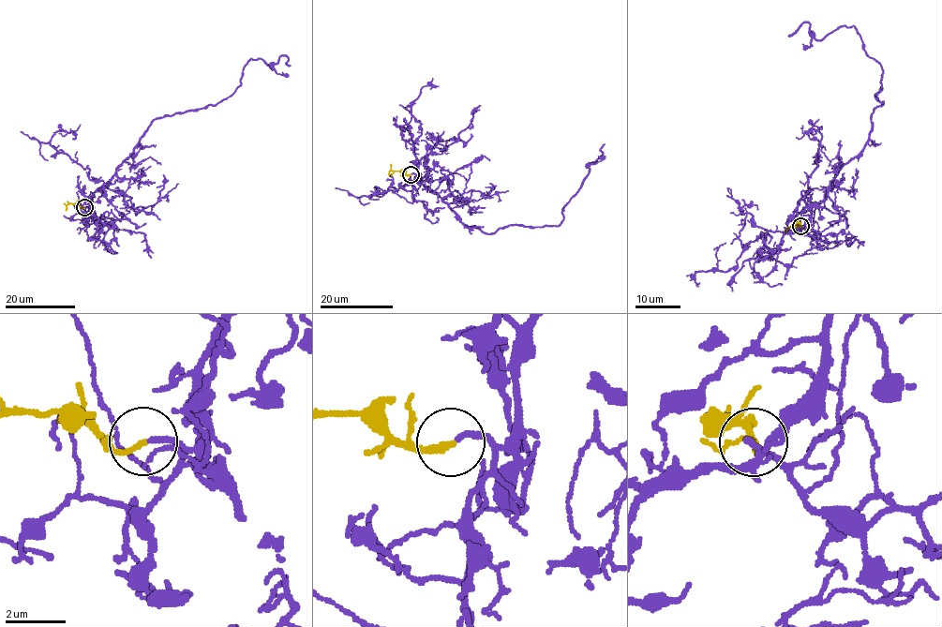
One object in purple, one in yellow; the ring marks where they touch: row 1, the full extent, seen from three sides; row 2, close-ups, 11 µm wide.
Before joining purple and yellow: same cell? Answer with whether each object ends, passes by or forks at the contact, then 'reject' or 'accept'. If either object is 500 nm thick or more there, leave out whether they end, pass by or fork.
purple ends | yellow ends | accept

